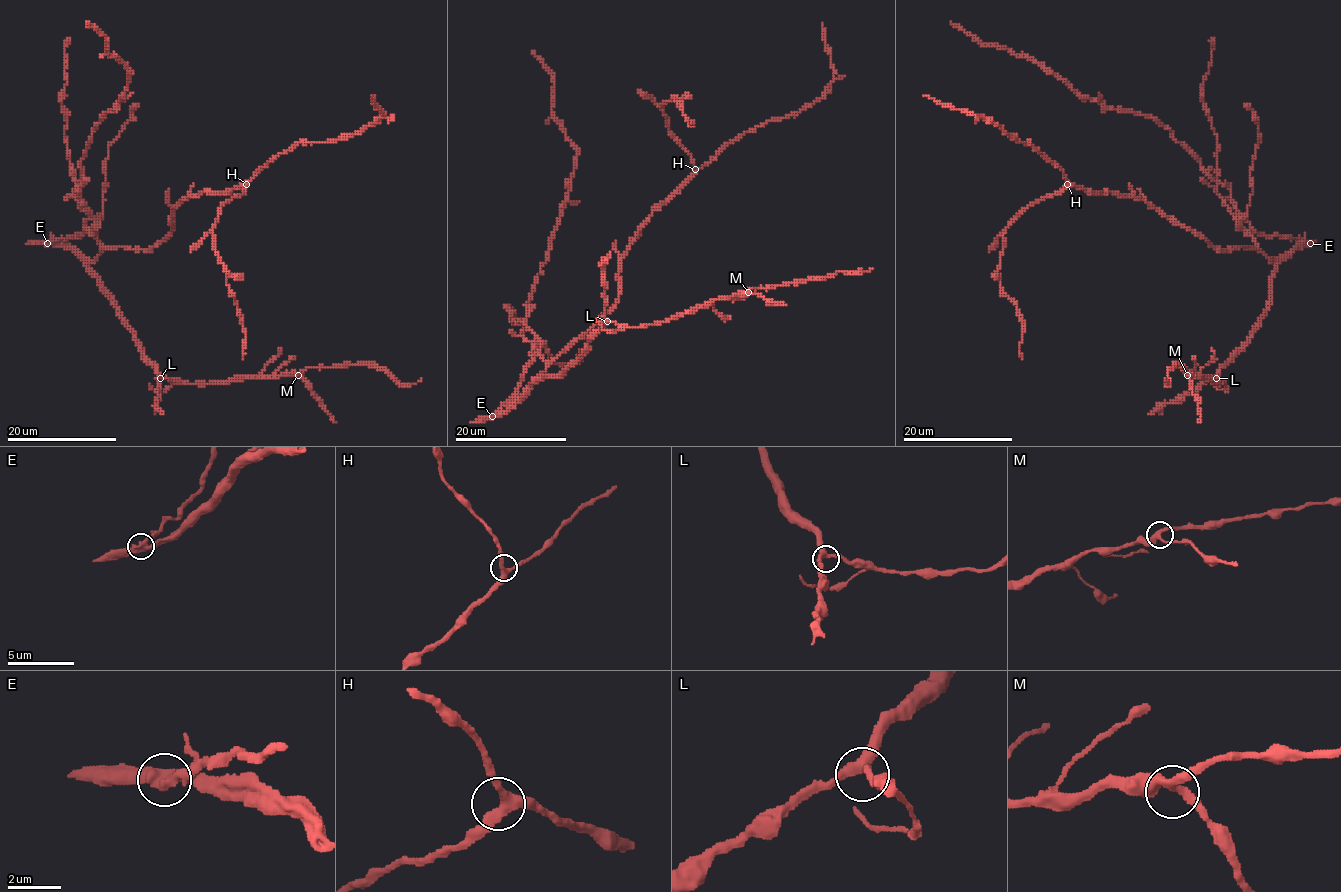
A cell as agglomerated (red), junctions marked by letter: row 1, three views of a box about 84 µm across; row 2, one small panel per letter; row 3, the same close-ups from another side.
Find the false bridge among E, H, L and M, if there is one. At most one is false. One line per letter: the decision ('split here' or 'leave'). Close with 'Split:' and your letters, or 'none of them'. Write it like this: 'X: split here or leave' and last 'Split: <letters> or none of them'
E: split here
H: leave
L: leave
M: leave
Split: E

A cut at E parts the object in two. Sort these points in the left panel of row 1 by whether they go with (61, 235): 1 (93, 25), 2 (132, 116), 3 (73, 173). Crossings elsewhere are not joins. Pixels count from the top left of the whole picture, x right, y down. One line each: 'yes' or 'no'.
1: yes
2: no
3: no

